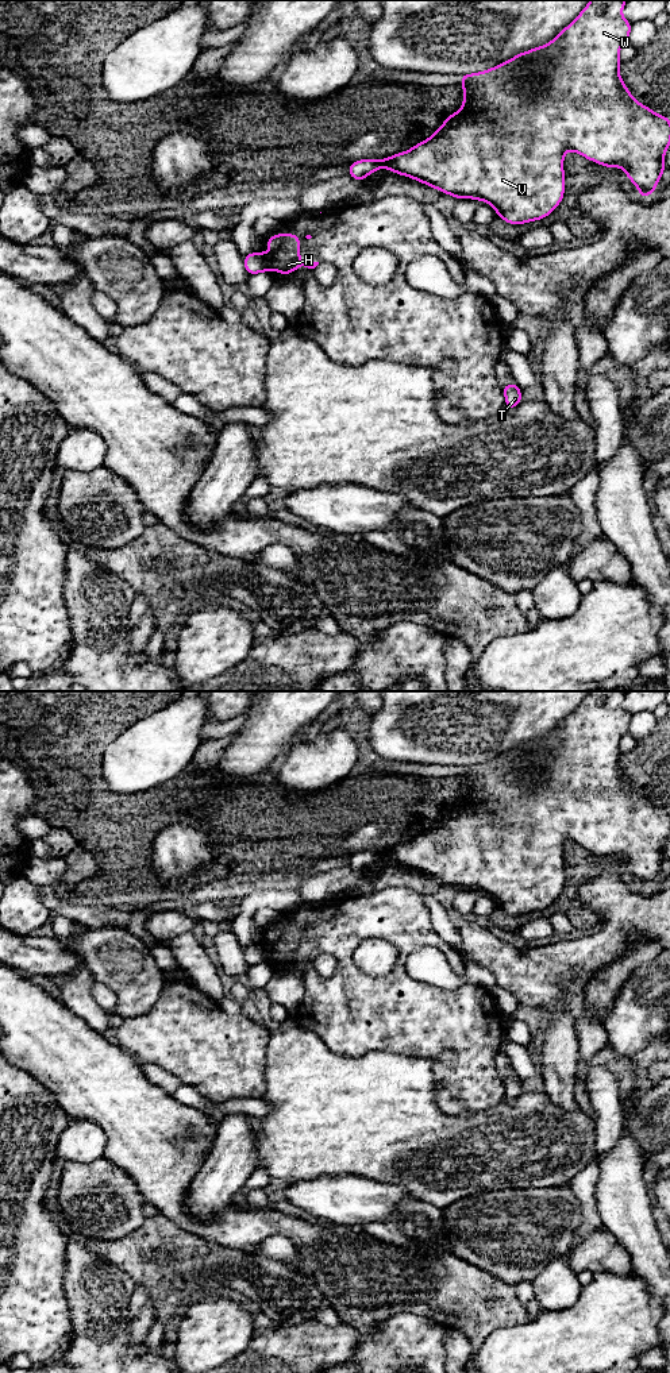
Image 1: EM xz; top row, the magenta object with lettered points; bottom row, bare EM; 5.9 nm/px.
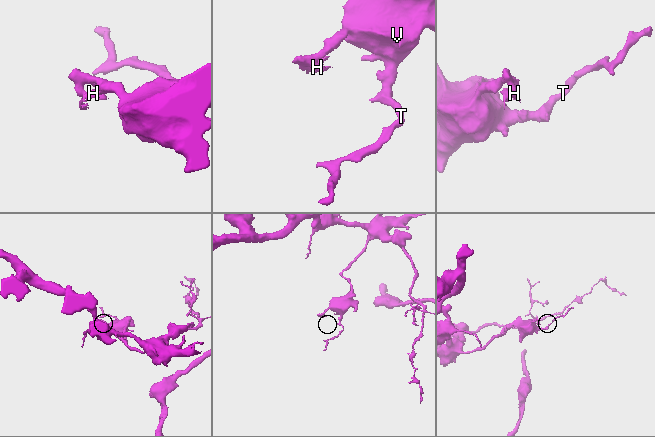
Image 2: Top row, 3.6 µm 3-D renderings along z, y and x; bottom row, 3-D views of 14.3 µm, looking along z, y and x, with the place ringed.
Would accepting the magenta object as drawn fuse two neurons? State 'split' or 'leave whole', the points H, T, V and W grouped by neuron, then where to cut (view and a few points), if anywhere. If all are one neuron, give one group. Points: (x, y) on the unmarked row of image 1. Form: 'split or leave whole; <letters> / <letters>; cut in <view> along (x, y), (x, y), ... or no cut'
split; H / T V W; cut in xz along (268, 944), (265, 960)

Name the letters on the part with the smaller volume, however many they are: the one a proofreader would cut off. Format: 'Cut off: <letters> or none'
Cut off: H

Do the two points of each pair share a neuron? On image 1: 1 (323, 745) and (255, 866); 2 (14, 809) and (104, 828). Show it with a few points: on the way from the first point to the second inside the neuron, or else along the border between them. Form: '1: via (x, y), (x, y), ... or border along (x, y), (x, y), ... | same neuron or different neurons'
1: border along (276, 774), (291, 790), (318, 791), (328, 786) | different neurons
2: border along (30, 781), (34, 789), (31, 813) | different neurons

